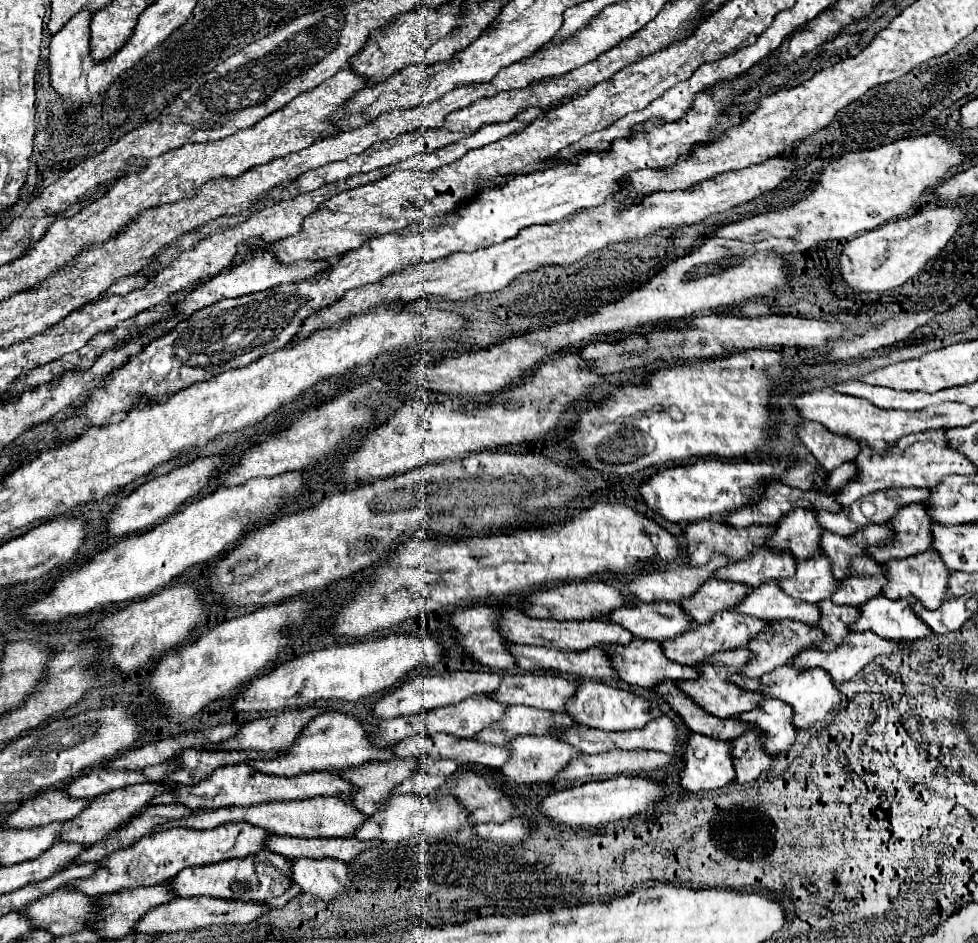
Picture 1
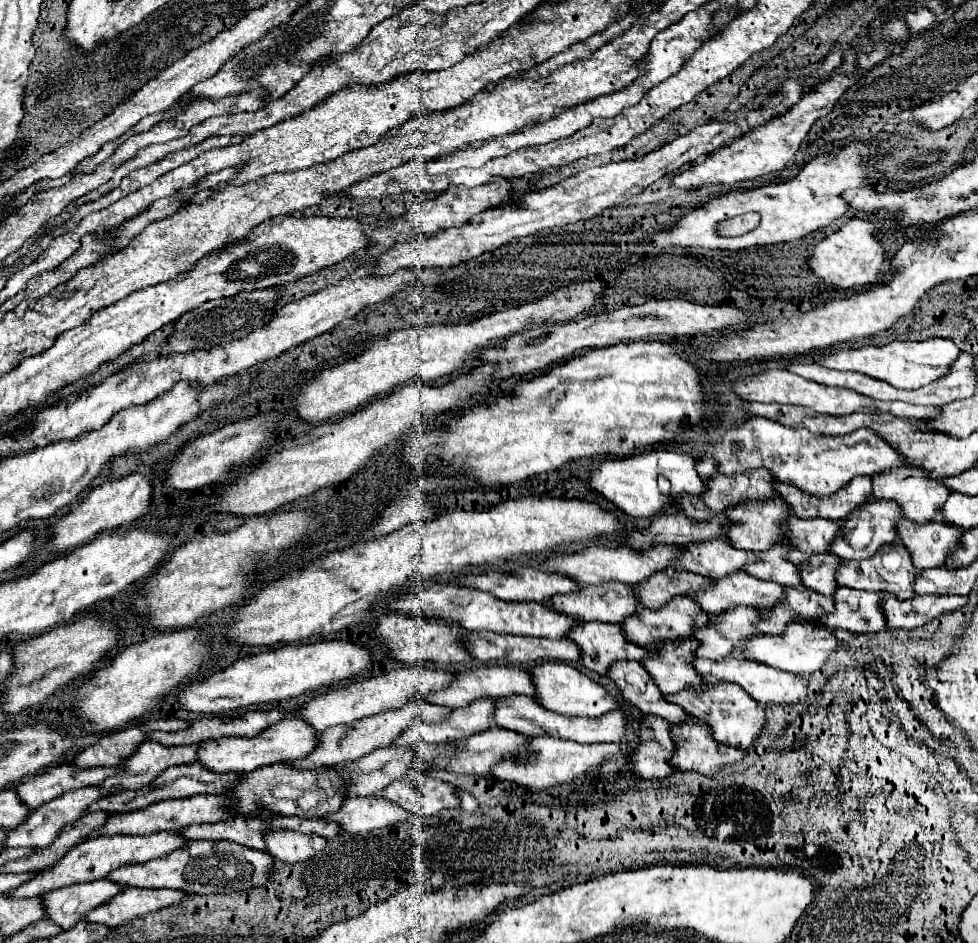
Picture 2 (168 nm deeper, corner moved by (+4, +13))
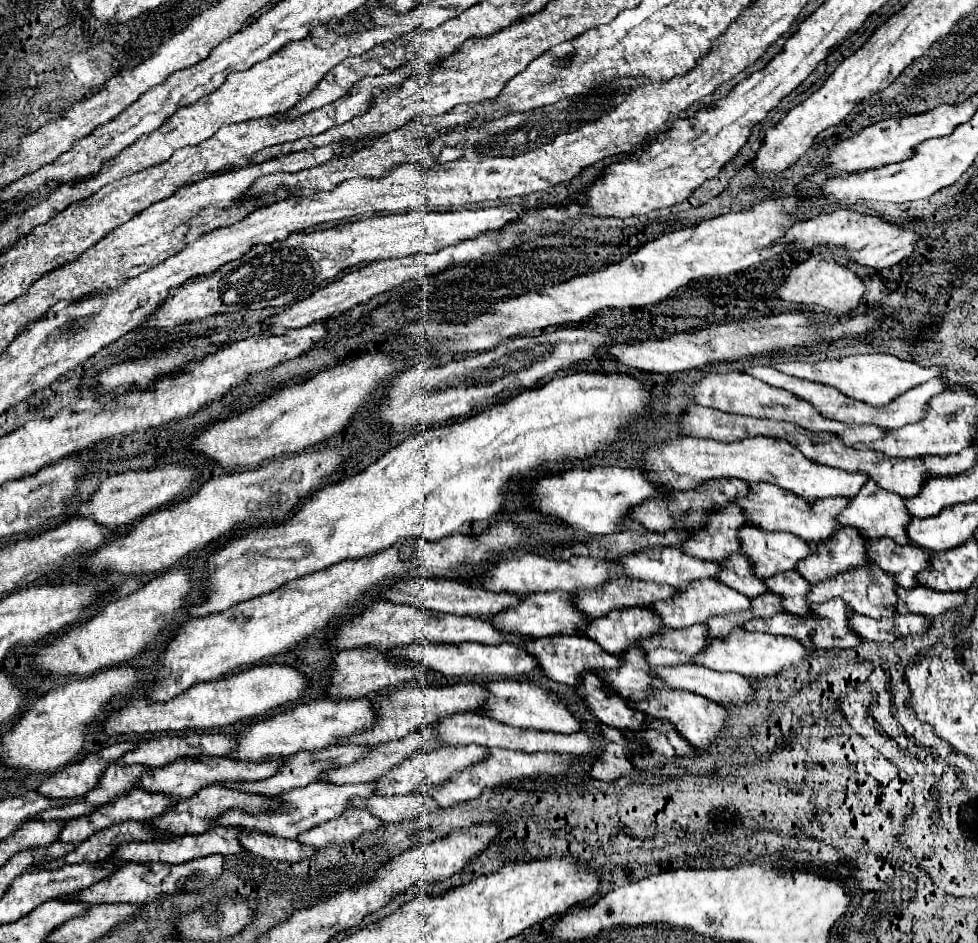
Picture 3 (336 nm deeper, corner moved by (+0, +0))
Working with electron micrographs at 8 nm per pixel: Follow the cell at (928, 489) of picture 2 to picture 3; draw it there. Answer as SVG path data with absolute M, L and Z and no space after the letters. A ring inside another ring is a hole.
M868 480L866 486L860 488L860 492L848 502L848 506L836 516L838 524L842 526L852 526L864 534L866 540L876 540L876 538L892 538L896 544L908 544L906 536L906 524L910 522L908 512L904 510L904 498L892 492L882 490L876 486L876 482Z

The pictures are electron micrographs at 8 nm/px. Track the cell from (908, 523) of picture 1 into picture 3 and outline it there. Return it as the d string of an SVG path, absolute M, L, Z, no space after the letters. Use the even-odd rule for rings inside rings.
M840 526L828 542L820 542L812 548L808 558L800 560L796 570L810 584L828 580L834 574L840 574L848 568L858 568L868 564L866 560L866 540L858 530L850 526Z

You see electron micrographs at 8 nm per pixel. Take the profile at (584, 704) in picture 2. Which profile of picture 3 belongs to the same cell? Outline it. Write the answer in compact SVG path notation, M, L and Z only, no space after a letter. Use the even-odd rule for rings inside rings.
M498 680L498 682L484 684L484 688L488 690L488 698L476 712L490 716L500 724L514 726L514 728L530 728L540 732L560 732L560 734L572 734L582 728L580 722L570 714L570 710L554 694L548 694L538 684Z

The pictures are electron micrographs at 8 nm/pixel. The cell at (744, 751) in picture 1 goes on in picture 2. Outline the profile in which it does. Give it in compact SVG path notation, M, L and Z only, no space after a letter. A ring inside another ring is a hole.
M696 719L674 725L672 737L676 737L676 753L670 763L682 771L718 771L718 767L742 763L748 755L748 751L718 743Z

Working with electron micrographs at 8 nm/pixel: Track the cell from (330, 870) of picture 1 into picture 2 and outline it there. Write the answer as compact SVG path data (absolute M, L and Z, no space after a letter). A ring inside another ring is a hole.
M272 831L266 835L266 851L280 861L300 863L312 859L316 853L324 851L326 839L320 835L302 835L288 831Z

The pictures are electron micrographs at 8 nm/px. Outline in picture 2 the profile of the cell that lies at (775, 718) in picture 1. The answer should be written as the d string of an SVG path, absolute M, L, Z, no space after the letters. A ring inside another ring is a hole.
M720 681L716 685L708 685L702 689L684 689L676 695L668 695L666 699L684 707L690 715L710 725L712 737L716 741L738 749L748 749L750 745L754 745L766 727L764 707L758 701L752 701L752 697L748 697L748 693L744 693L744 689L740 689L740 685L736 683Z

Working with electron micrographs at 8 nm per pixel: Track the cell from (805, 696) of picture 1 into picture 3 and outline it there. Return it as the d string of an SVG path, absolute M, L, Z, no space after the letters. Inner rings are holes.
M684 664L684 666L656 666L650 668L650 676L660 680L662 684L666 684L668 688L680 688L680 690L688 690L692 694L700 694L708 700L714 700L718 704L750 704L754 700L754 688L750 686L750 680L740 676L740 674L732 674L732 672L716 672L716 670L708 670L704 666L696 666L696 664Z

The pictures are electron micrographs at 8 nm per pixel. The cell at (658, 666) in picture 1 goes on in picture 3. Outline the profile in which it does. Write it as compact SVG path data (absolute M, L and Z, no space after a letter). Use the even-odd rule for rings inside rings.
M558 634L558 636L524 642L522 650L528 650L532 656L536 656L546 678L560 682L560 684L568 684L568 686L576 686L580 682L580 674L584 670L614 670L614 668L620 668L620 664L622 664L622 660L618 656L604 652L596 642L592 642L584 636L576 636L576 634L570 634L570 636Z

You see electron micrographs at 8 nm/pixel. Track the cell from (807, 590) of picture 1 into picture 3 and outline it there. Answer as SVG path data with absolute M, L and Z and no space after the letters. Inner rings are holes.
M740 552L724 558L720 562L720 566L724 566L724 570L720 570L720 578L716 578L716 580L724 582L726 586L732 586L734 590L740 590L740 594L744 594L748 598L756 598L756 596L768 592L764 586L764 580L754 576L750 562Z

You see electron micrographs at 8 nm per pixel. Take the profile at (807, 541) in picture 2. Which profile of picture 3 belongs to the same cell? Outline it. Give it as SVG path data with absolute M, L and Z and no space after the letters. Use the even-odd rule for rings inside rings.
M752 526L740 530L742 554L752 562L752 570L760 578L770 578L778 572L796 570L798 560L812 552L812 546L798 536L786 532L764 532Z

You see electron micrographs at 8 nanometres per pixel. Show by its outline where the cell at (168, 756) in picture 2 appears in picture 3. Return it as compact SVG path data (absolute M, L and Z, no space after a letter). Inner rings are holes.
M108 764L104 770L104 778L100 778L100 786L96 790L90 790L80 798L80 802L72 802L72 806L62 806L62 808L78 808L76 816L86 816L92 814L96 808L108 804L110 800L116 798L116 794L124 794L132 790L138 782L138 778L146 772L146 766L118 766L118 764Z

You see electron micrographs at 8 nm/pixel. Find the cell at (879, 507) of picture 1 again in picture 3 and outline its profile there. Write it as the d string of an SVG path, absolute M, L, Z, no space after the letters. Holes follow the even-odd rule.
M750 484L750 492L744 498L738 498L736 504L740 506L748 526L756 526L768 532L790 532L808 544L810 542L818 544L830 538L830 534L836 530L838 526L836 516L840 514L840 510L844 510L844 506L848 504L848 498L816 500L812 506L808 500L798 498L796 494L786 492L774 484Z

